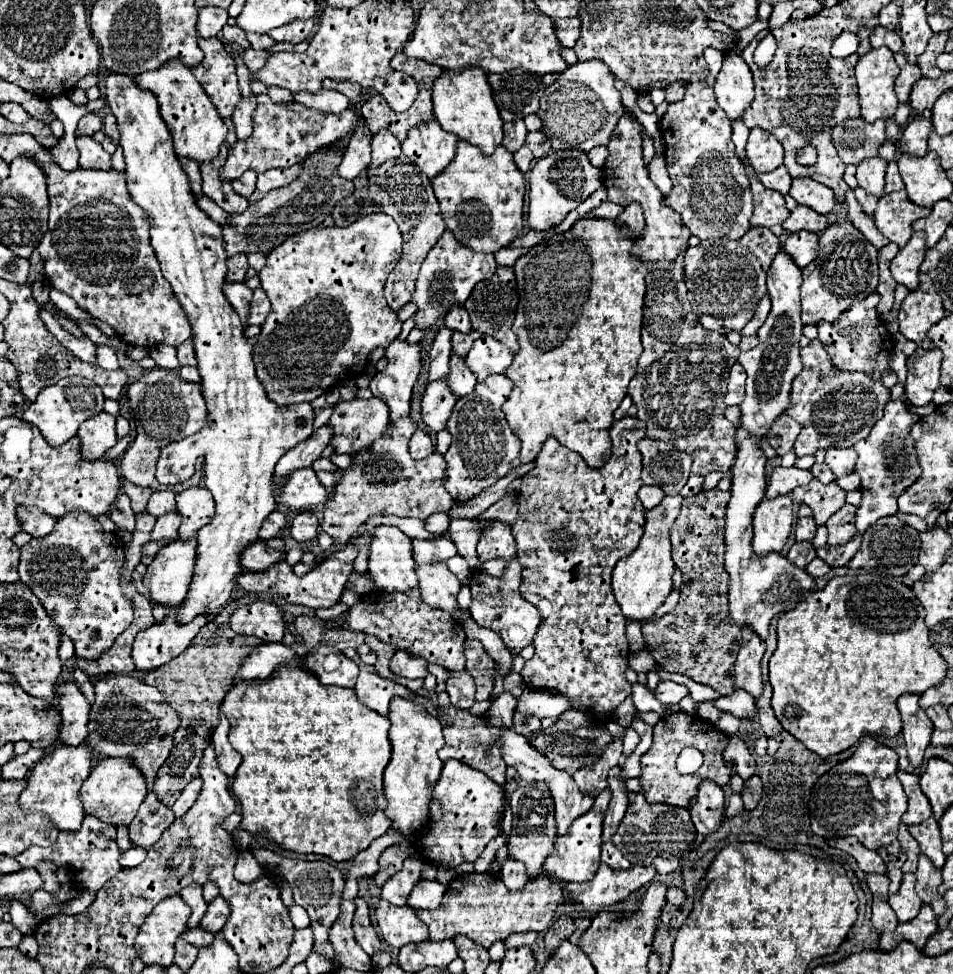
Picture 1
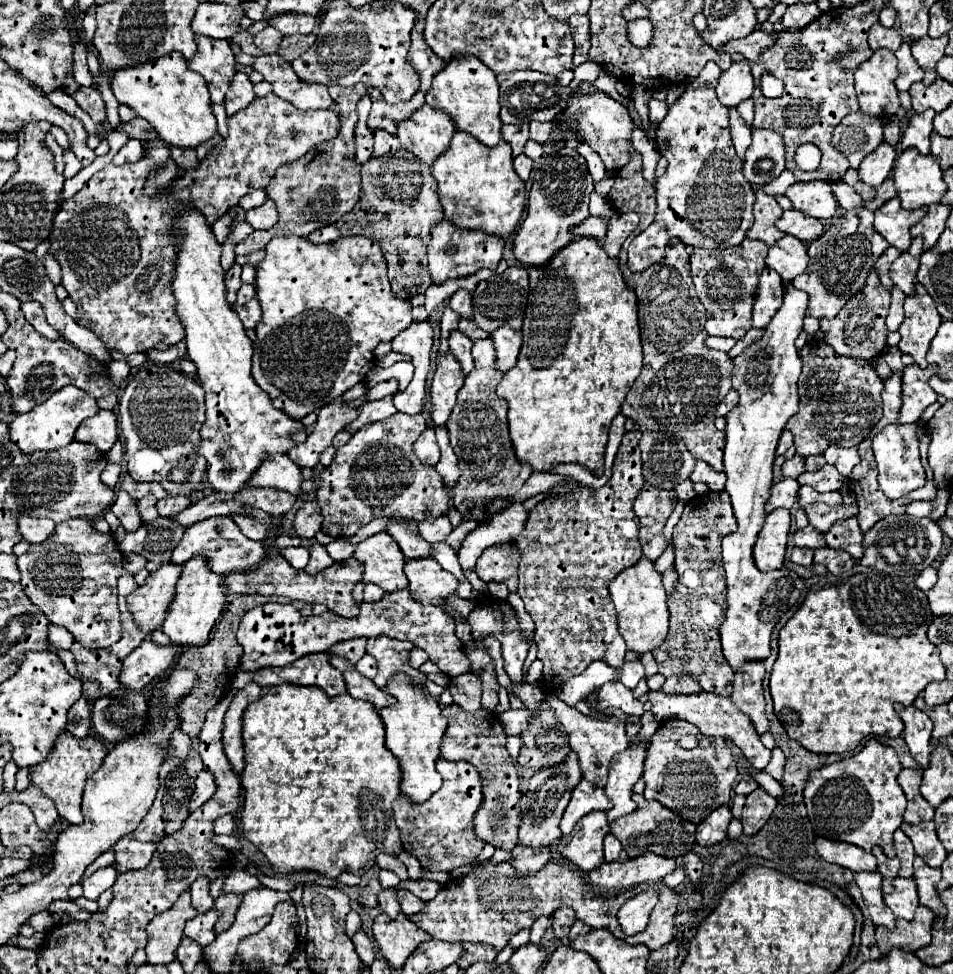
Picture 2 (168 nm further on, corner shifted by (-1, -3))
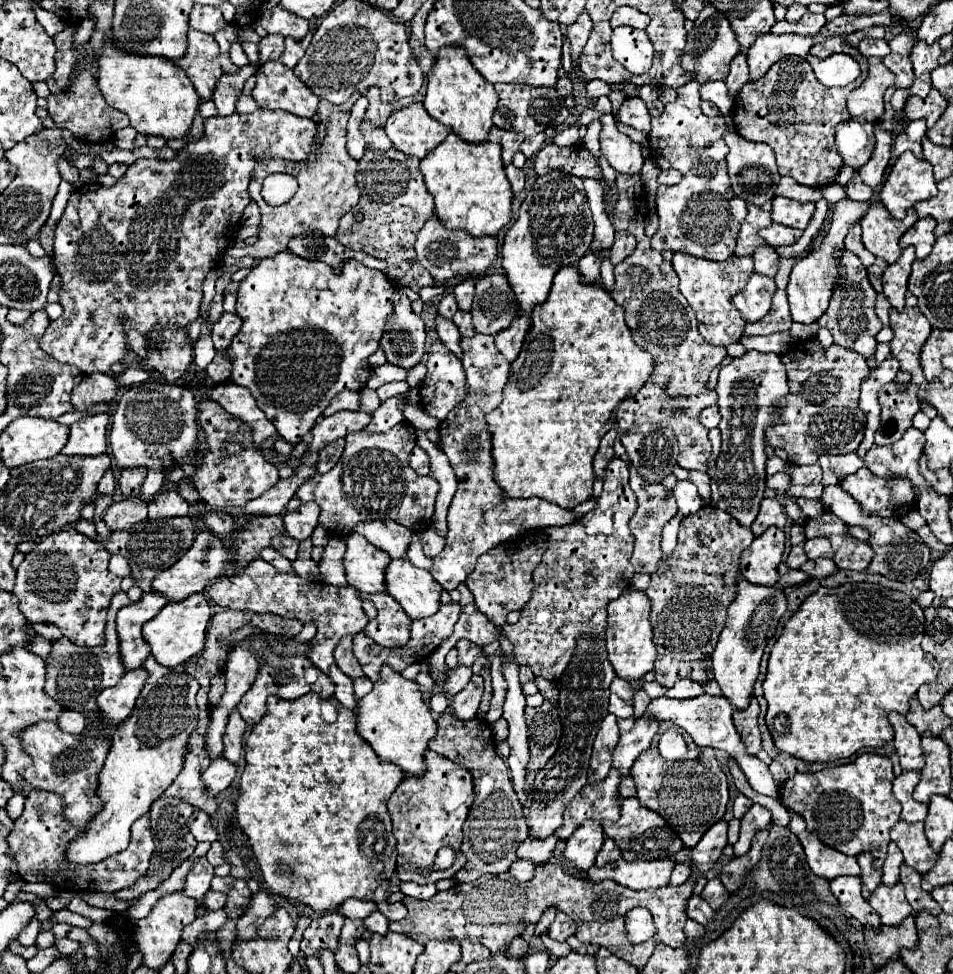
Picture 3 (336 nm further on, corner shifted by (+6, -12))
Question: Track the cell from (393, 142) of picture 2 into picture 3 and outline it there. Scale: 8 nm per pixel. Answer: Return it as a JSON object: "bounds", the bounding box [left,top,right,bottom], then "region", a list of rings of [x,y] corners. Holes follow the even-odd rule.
{"bounds":[361,123,393,149],"region":[[[363,123],[363,125],[361,125],[361,133],[363,133],[369,149],[391,149],[391,147],[393,147],[393,143],[391,143],[389,137],[385,135],[385,131],[373,127],[371,123]]]}

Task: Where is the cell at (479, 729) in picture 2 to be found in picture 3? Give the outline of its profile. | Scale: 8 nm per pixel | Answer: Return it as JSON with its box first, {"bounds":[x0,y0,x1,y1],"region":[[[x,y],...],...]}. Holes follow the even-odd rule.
{"bounds":[429,713,529,883],"region":[[[441,713],[437,719],[437,735],[429,741],[429,749],[451,759],[473,775],[475,785],[475,801],[471,805],[469,817],[463,829],[461,853],[467,857],[467,865],[455,875],[457,881],[467,883],[475,881],[485,873],[503,873],[509,869],[513,861],[517,861],[517,845],[529,837],[523,807],[517,801],[517,793],[511,785],[509,767],[495,753],[495,737],[493,729],[483,719],[461,721],[451,713]]]}

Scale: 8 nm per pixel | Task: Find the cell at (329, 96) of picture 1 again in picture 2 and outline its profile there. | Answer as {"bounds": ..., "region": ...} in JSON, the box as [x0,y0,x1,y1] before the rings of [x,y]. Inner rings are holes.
{"bounds":[254,54,334,110],"region":[[[278,54],[258,56],[254,70],[272,84],[276,96],[294,104],[296,108],[320,110],[334,106],[334,100],[328,96],[328,88],[324,84],[304,84],[292,66]]]}

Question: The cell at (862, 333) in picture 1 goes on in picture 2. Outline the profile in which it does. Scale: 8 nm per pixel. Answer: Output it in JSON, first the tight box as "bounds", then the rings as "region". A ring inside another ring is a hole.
{"bounds":[820,268,890,360],"region":[[[872,268],[862,292],[852,296],[834,320],[828,320],[828,318],[820,320],[820,328],[826,332],[824,342],[832,344],[834,352],[840,356],[852,356],[852,358],[860,358],[860,360],[872,360],[872,358],[880,356],[886,348],[888,330],[886,330],[884,320],[888,316],[888,308],[890,308],[890,292],[880,284],[880,278],[878,278],[876,270]]]}

